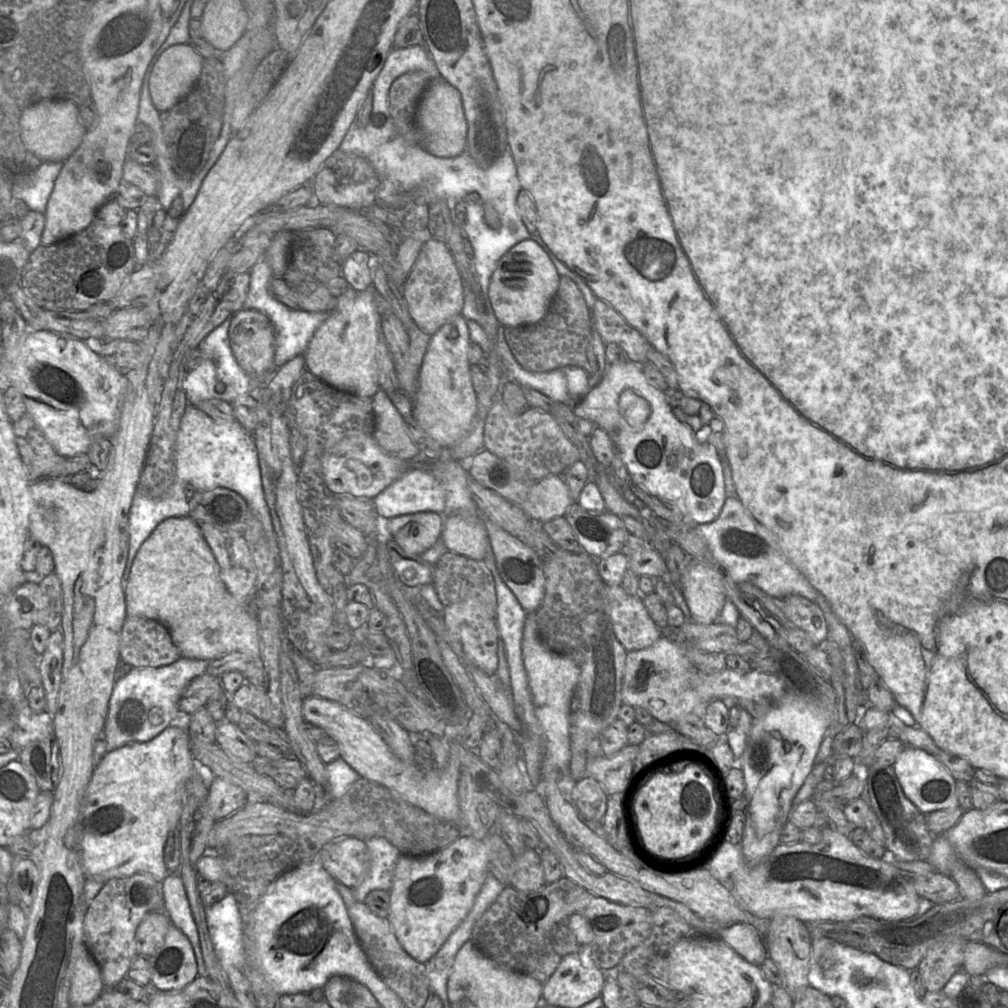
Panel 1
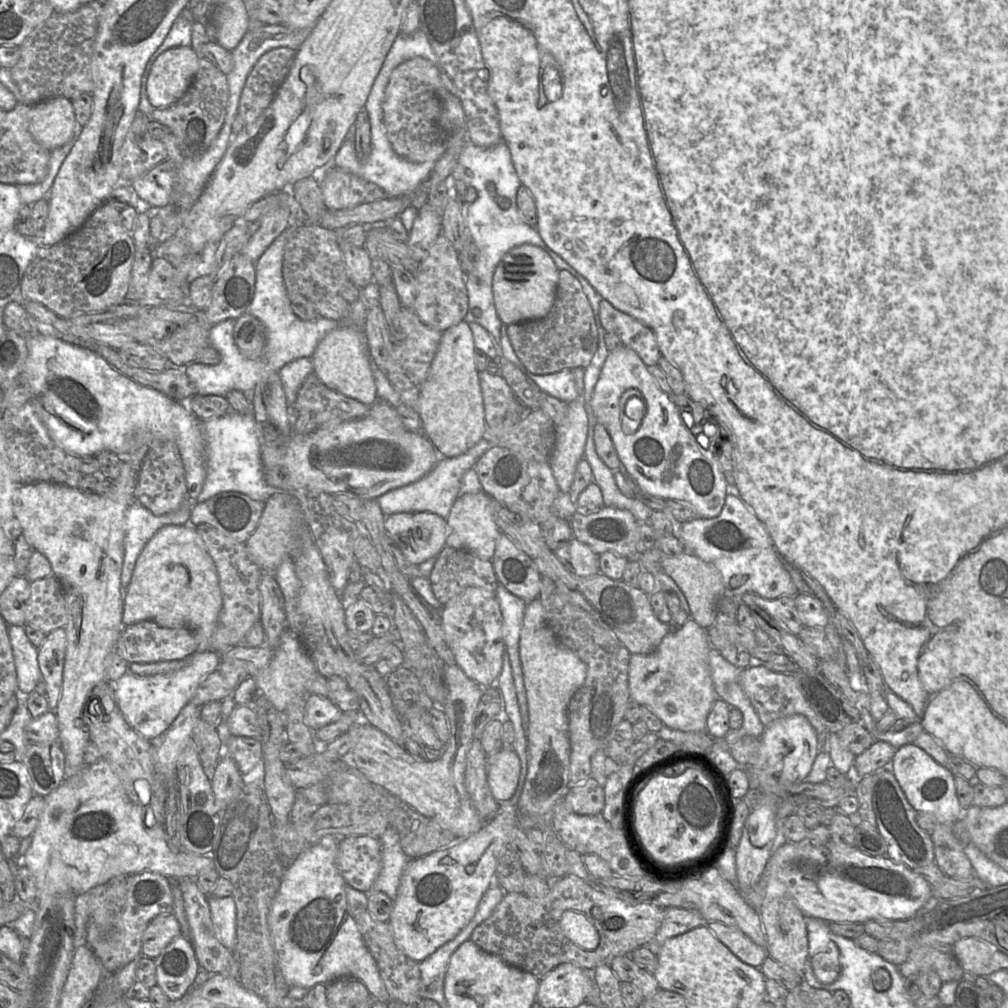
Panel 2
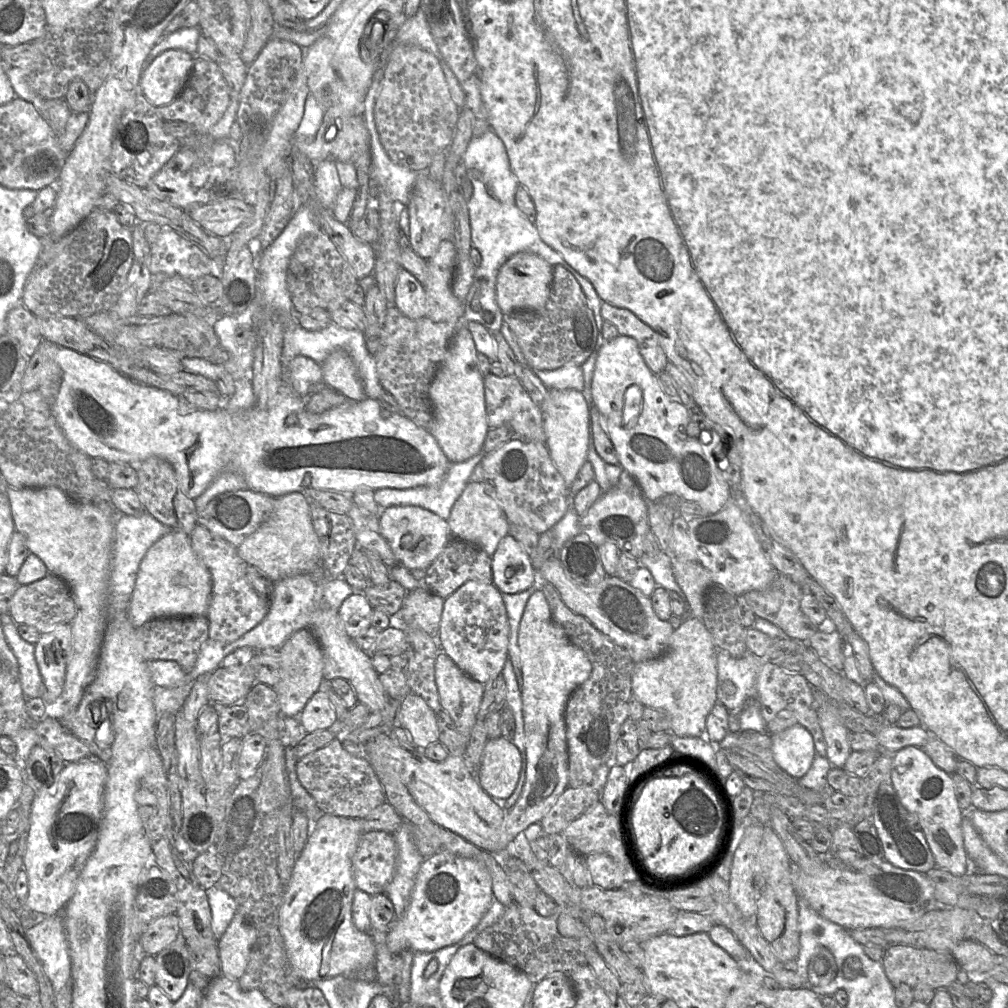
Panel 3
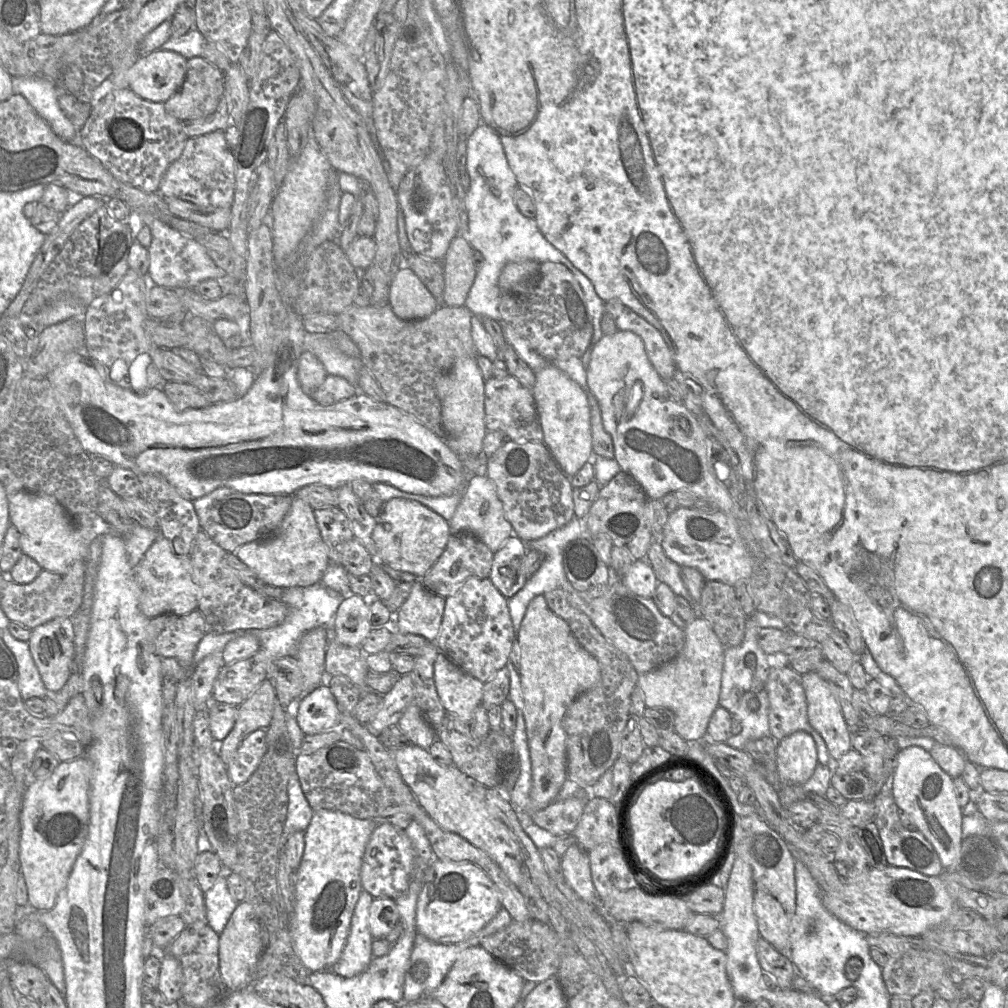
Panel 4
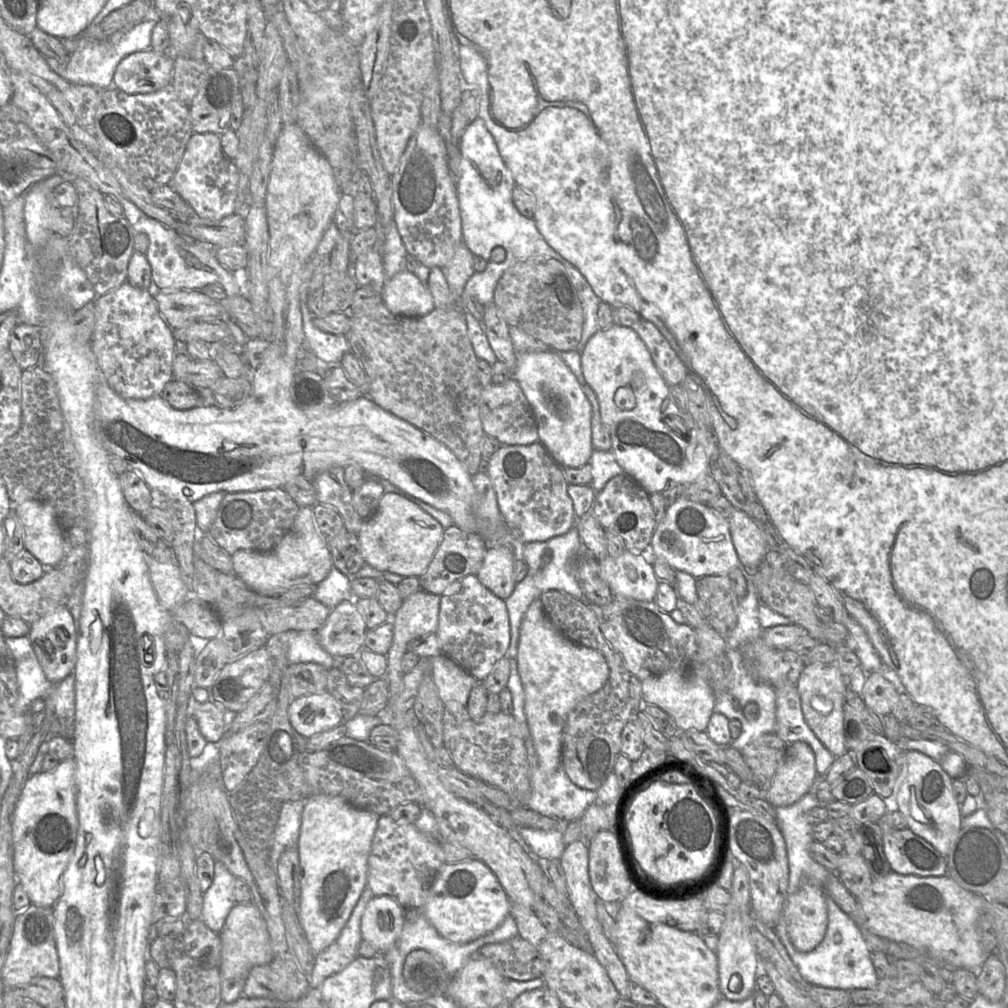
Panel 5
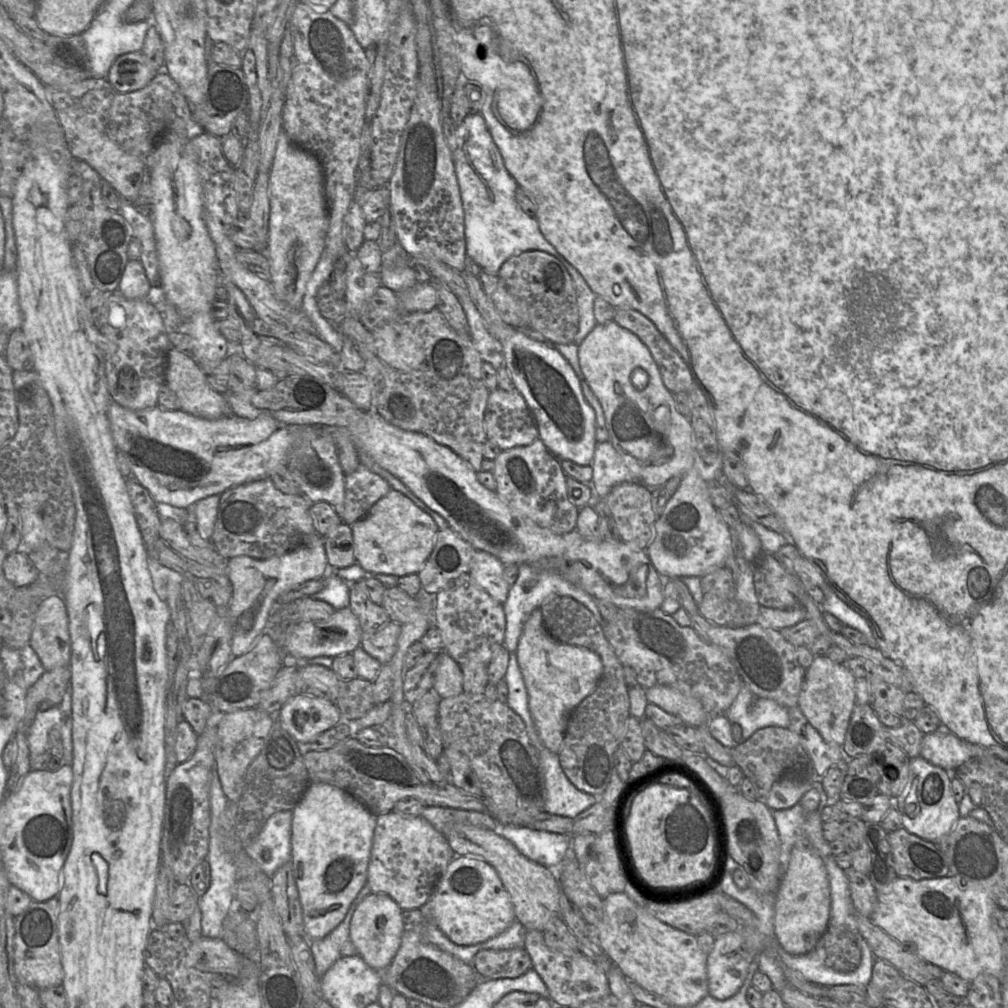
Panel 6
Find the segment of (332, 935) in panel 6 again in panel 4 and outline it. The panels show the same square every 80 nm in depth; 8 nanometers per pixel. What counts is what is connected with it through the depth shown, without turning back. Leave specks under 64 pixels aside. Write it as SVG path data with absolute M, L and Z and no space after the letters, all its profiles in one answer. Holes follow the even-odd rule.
M362 890L351 918L350 931L340 959L331 971L341 977L354 977L362 973L370 964L372 942L368 917L373 897Z

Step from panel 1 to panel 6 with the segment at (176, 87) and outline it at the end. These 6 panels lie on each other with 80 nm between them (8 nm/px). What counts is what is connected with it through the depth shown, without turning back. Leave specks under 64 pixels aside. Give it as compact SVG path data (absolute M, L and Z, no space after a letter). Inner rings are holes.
M138 51L117 57L107 79L118 92L129 93L146 87L157 74L148 58Z

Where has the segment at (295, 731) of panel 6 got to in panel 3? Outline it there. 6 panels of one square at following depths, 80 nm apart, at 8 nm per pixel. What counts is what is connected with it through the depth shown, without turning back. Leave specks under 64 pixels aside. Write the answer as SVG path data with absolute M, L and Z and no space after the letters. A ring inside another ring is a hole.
M318 690L305 704L299 722L306 733L328 730L337 721L337 715L327 693Z

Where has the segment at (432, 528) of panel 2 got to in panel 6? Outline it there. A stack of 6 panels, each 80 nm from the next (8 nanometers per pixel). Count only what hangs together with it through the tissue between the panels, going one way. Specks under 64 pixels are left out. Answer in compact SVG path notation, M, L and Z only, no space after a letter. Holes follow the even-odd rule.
M392 489L363 518L351 525L351 529L356 563L367 572L397 577L420 572L440 531L429 514Z

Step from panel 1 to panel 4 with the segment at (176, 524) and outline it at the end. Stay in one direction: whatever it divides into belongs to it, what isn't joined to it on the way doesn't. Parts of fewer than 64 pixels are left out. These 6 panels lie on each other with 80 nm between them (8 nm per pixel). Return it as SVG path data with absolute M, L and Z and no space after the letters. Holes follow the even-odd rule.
M159 537L146 551L140 564L136 567L136 577L140 583L140 609L146 617L154 618L162 614L183 616L198 610L200 589L192 580L190 556L176 555L165 537Z

